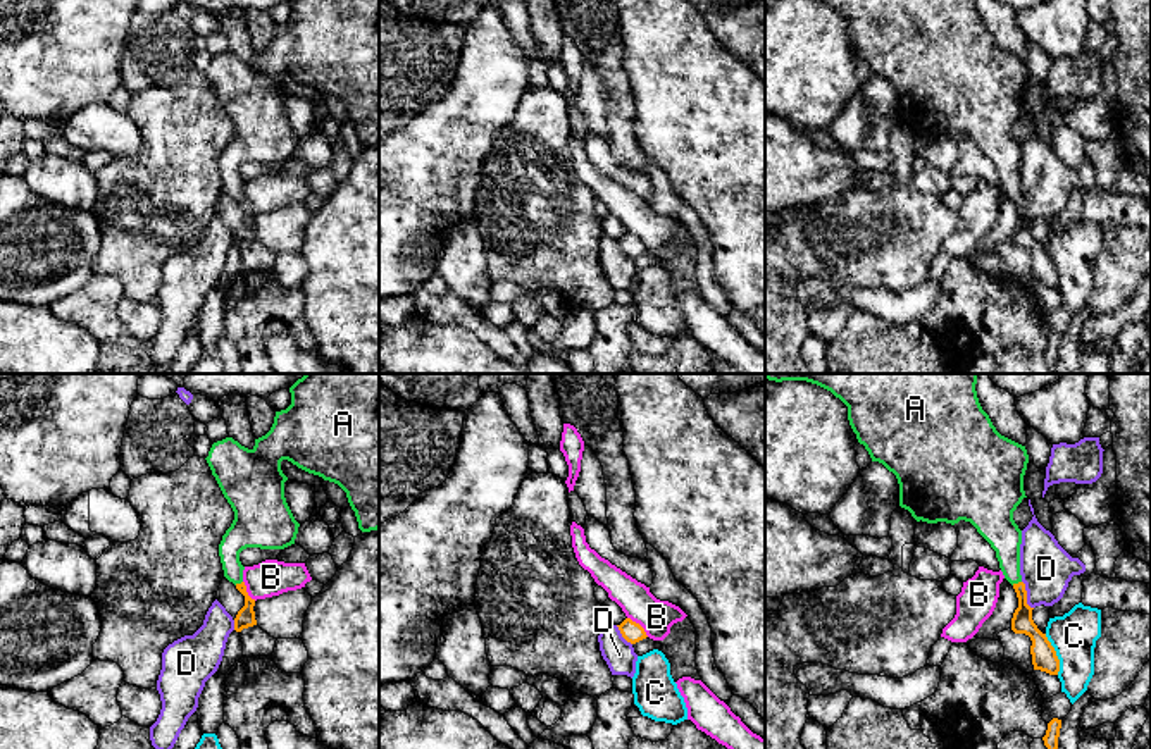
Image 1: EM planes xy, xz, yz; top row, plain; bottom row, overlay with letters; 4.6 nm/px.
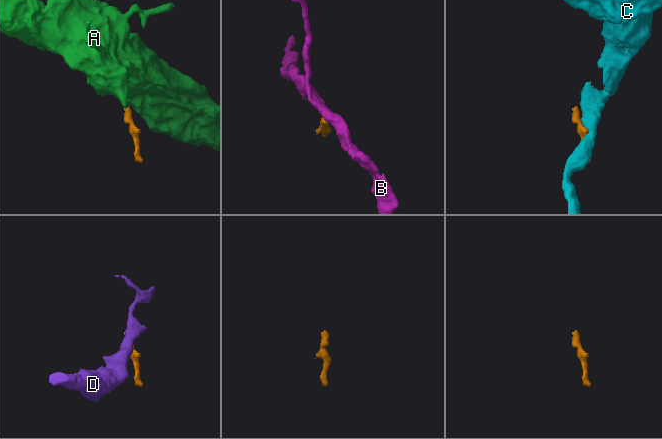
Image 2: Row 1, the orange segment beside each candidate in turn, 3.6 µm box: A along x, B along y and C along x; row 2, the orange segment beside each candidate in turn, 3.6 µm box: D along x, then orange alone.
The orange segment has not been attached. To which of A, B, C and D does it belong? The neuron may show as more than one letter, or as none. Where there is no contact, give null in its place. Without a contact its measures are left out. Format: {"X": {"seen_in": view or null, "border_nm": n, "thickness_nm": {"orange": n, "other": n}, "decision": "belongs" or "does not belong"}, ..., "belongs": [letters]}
{"A": {"seen_in": "yz", "border_nm": 50, "thickness_nm": {"orange": 100, "other": 160}, "decision": "belongs"}, "B": {"seen_in": "xz", "border_nm": 140, "thickness_nm": {"orange": 100, "other": 160}, "decision": "does not belong"}, "C": {"seen_in": "yz", "border_nm": 200, "thickness_nm": {"orange": 120, "other": 220}, "decision": "does not belong"}, "D": {"seen_in": "yz", "border_nm": 140, "thickness_nm": {"orange": 100, "other": 240}, "decision": "does not belong"}, "belongs": ["A"]}

